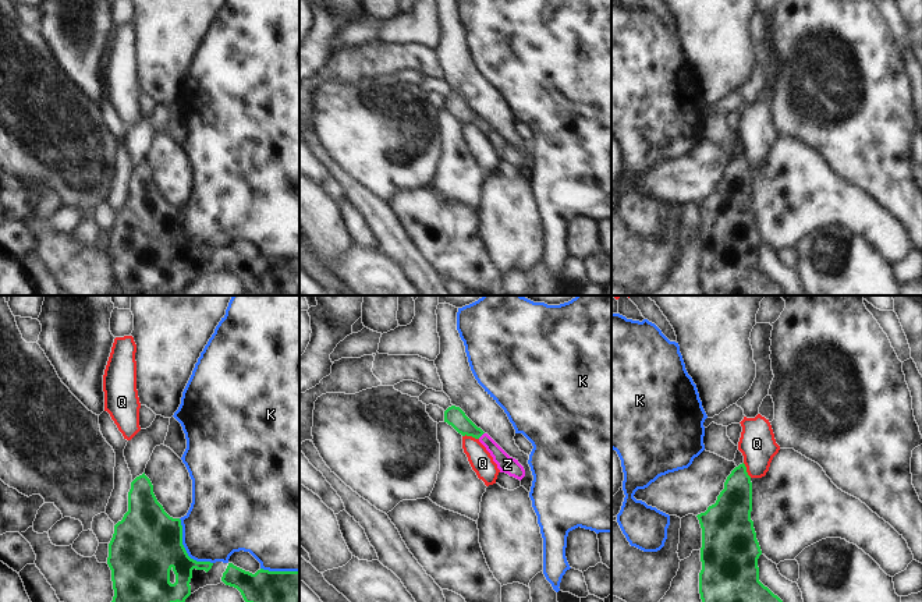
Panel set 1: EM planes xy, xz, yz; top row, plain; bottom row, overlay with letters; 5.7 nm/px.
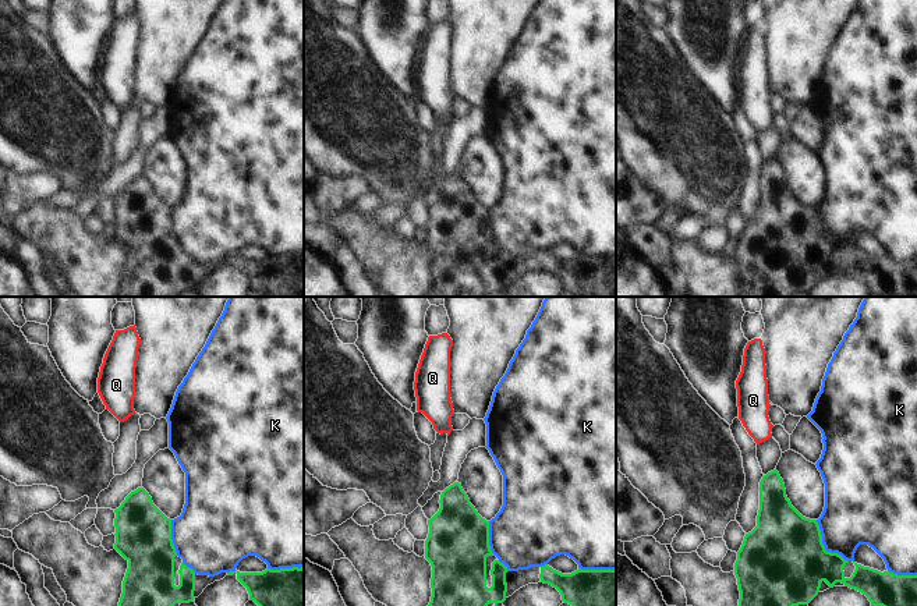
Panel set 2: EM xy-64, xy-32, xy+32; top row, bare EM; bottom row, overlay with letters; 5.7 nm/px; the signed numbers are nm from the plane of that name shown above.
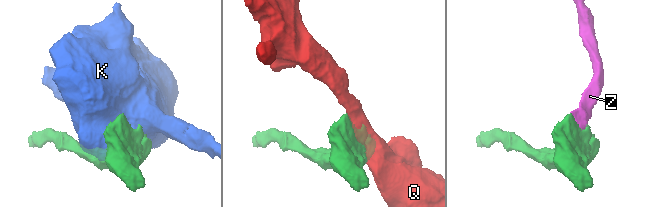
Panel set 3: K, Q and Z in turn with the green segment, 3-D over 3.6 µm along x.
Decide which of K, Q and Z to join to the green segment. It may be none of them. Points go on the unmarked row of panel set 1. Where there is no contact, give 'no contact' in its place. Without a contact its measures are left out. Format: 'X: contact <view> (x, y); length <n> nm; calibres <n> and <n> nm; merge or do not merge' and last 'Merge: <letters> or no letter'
K: contact xy (184, 237); length 320 nm; calibres 400 and 380 nm; do not merge
Q: contact xz (471, 123); length 100 nm; calibres 110 and 130 nm; do not merge
Z: contact xz (481, 123); length 50 nm; calibres 110 and 100 nm; merge
Merge: Z

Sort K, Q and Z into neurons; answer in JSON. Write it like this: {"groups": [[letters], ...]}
{"groups": [["K"], ["Q"], ["Z"]]}

